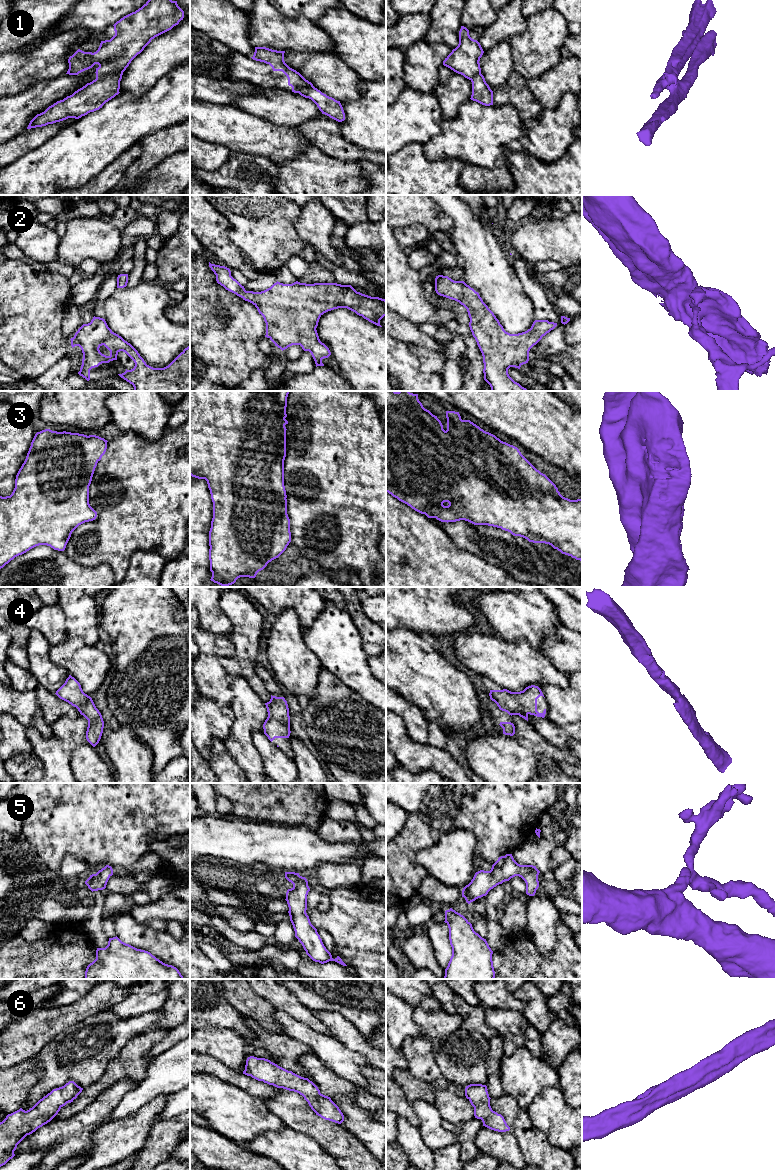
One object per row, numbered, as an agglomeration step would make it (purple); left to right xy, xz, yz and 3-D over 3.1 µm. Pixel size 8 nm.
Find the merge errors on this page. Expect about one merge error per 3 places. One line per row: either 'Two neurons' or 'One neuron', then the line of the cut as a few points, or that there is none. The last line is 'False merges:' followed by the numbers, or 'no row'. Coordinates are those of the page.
1: Two neurons. Split along xy (122, 71), (96, 79)
2: One neuron. No split
3: One neuron. No split
4: One neuron. No split
5: One neuron. No split
6: One neuron. No split
False merges: 1

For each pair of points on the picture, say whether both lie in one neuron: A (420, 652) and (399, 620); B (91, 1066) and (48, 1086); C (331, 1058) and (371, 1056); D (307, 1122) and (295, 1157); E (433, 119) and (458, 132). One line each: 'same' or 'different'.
A: different
B: same
C: different
D: different
E: different

